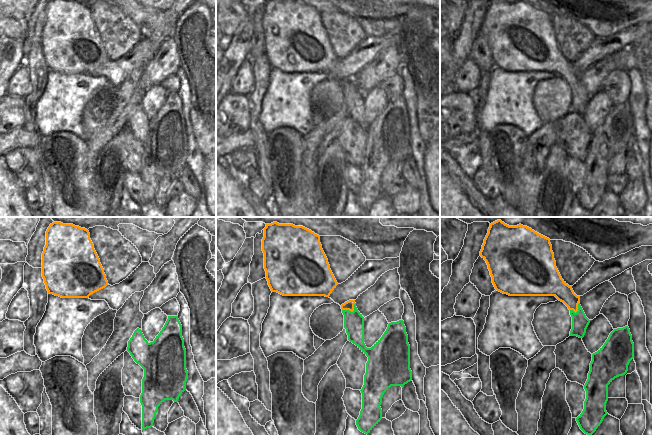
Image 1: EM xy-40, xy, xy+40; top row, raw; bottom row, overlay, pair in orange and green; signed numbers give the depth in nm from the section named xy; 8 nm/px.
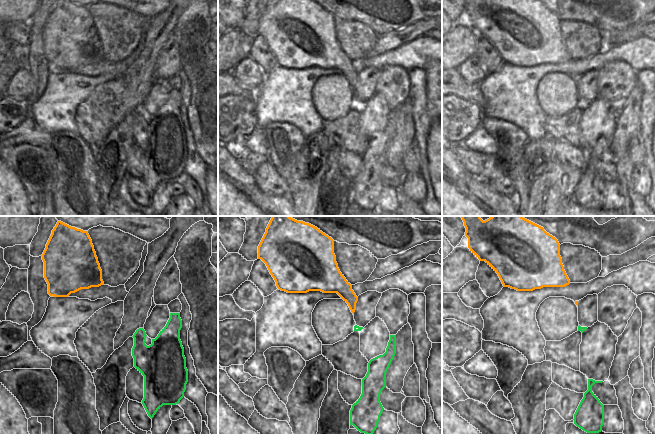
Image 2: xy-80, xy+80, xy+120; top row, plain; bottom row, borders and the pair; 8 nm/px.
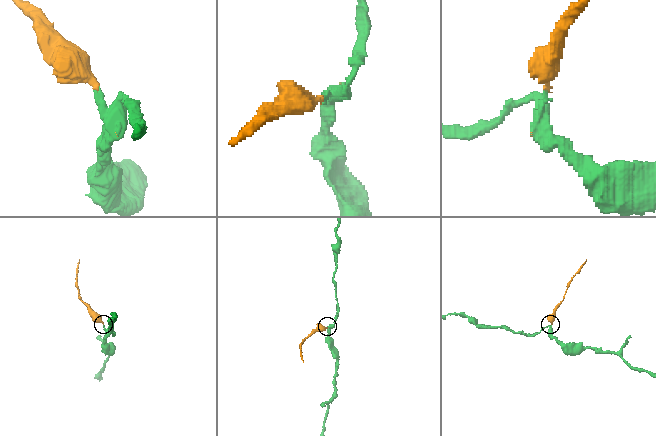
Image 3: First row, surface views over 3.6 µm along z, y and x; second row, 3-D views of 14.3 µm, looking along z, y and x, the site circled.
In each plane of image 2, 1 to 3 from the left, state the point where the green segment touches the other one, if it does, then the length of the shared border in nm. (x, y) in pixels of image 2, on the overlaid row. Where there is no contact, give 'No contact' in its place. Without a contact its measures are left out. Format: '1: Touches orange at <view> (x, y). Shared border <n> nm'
1: No contact
2: No contact
3: No contact

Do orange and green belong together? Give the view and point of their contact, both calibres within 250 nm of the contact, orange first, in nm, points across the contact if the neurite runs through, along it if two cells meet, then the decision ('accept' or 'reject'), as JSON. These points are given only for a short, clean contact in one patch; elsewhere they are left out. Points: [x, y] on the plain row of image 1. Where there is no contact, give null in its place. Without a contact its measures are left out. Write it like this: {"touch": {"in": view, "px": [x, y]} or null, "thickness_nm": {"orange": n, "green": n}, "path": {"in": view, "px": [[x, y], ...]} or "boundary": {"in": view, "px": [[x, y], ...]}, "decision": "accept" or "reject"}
{"touch": {"in": "xy", "px": [351, 87]}, "thickness_nm": {"orange": 80, "green": 160}, "decision": "reject"}

